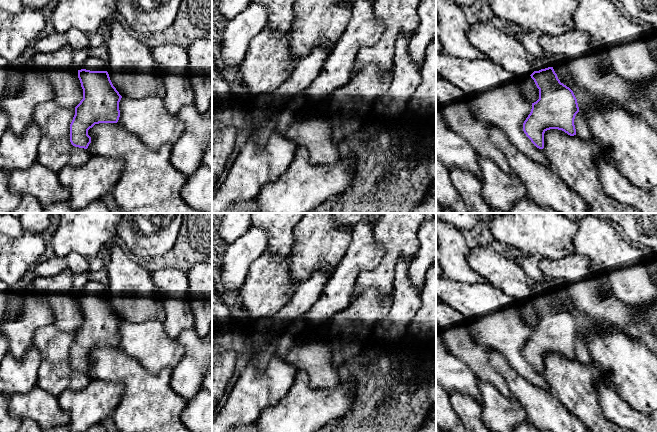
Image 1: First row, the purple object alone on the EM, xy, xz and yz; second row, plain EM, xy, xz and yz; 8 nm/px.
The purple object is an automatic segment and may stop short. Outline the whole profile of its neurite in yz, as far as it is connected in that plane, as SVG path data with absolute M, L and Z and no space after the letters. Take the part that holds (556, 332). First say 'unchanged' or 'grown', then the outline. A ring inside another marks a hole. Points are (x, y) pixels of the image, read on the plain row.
grown; M533 284L534 296L530 299L539 313L539 323L532 327L532 333L523 347L523 355L539 373L544 372L544 357L550 353L562 354L570 360L576 359L574 343L579 336L573 315L560 306L548 284Z

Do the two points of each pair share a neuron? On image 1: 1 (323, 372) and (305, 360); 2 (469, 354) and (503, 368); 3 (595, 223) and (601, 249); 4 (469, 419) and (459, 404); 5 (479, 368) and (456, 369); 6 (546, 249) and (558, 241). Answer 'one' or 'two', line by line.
1: one
2: two
3: one
4: one
5: two
6: one

